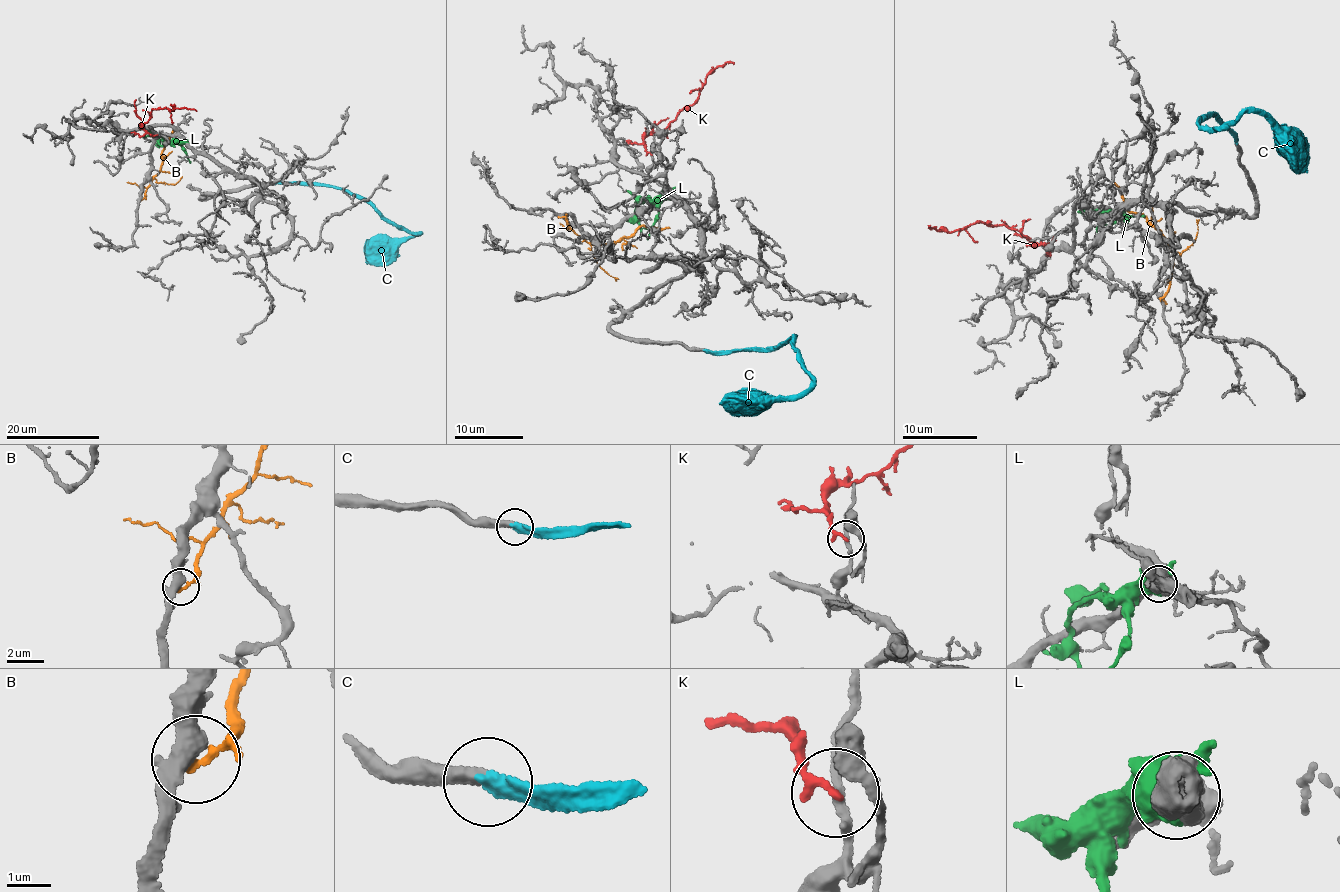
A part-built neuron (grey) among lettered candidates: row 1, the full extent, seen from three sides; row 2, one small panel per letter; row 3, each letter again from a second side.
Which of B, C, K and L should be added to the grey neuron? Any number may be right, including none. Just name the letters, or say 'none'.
C

